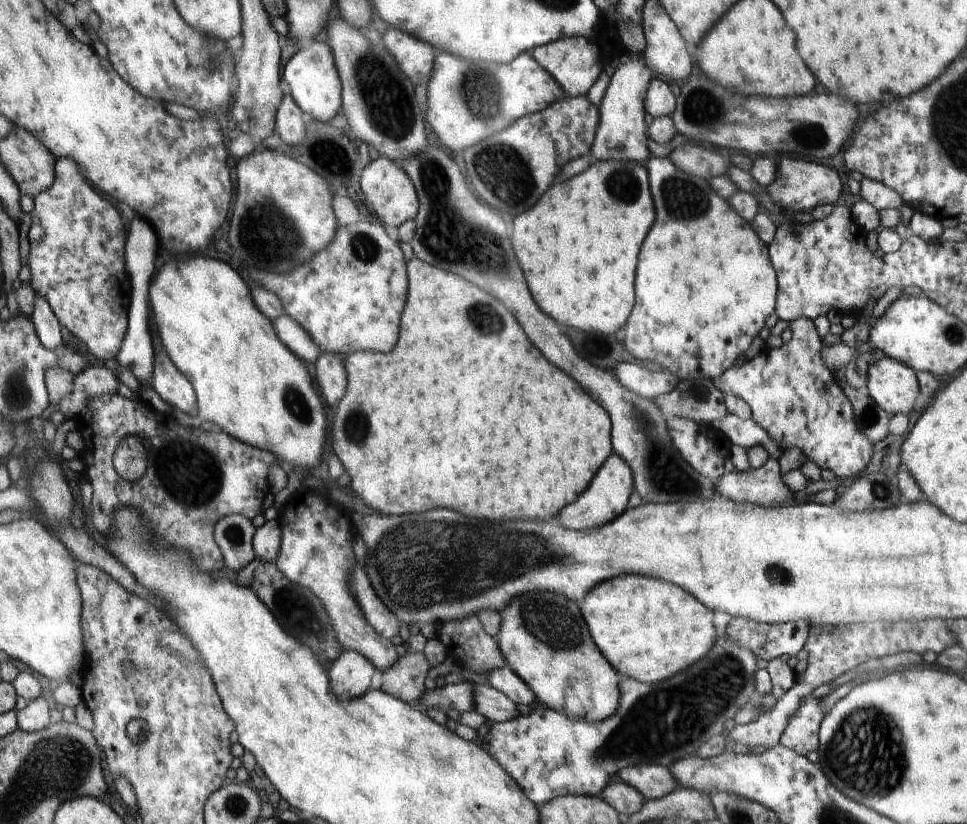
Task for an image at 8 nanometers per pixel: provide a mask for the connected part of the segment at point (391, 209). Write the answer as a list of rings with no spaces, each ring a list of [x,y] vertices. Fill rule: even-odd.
[[[382,156],[371,160],[364,168],[359,183],[364,192],[367,206],[380,222],[388,224],[388,226],[400,226],[403,222],[418,216],[419,198],[416,198],[415,185],[403,167],[395,161]]]

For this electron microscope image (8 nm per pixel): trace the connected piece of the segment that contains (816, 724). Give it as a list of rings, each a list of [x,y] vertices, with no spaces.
[[[813,693],[805,696],[805,699],[802,699],[796,712],[794,712],[791,718],[788,719],[786,728],[781,734],[779,743],[790,750],[796,751],[800,756],[806,757],[808,752],[812,752],[812,750],[817,751],[819,747],[819,728],[825,714],[826,708],[822,703],[822,698],[817,699],[814,697]]]

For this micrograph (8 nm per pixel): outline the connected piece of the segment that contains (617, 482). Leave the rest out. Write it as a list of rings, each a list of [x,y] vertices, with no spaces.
[[[611,454],[604,468],[598,470],[598,476],[594,480],[592,480],[592,486],[588,485],[588,494],[584,494],[584,498],[577,497],[571,505],[566,506],[558,518],[555,518],[555,522],[574,530],[598,529],[599,526],[610,524],[624,513],[628,498],[631,498],[630,494],[635,488],[634,472],[630,464],[620,455]]]

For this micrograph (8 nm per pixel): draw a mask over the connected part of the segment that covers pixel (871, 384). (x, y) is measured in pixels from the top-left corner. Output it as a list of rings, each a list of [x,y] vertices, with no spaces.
[[[886,356],[878,360],[878,362],[870,363],[867,368],[867,393],[890,416],[898,413],[908,415],[912,412],[916,397],[920,394],[915,370],[908,368],[904,363]]]

